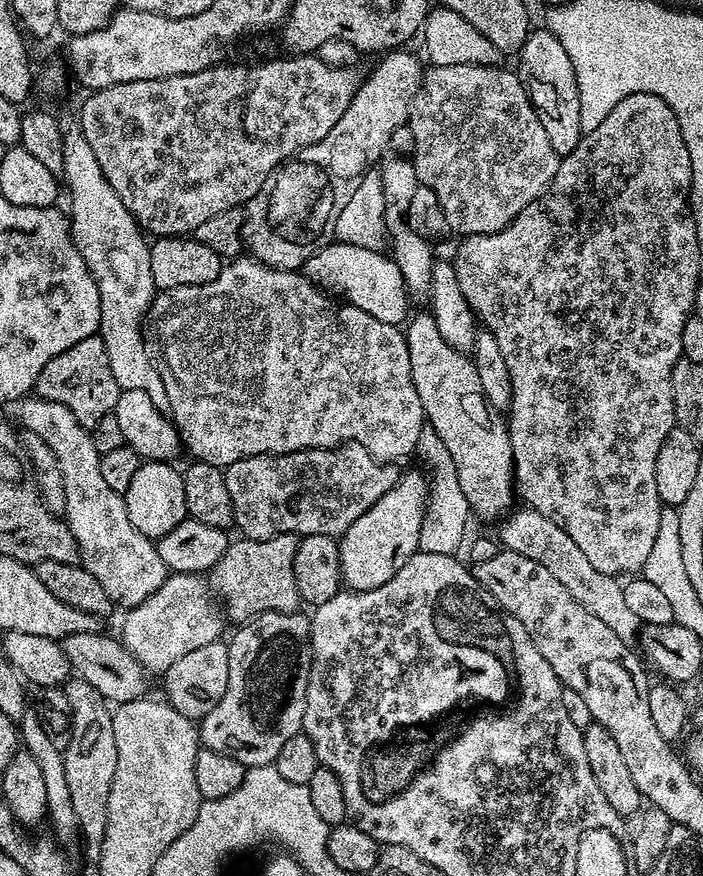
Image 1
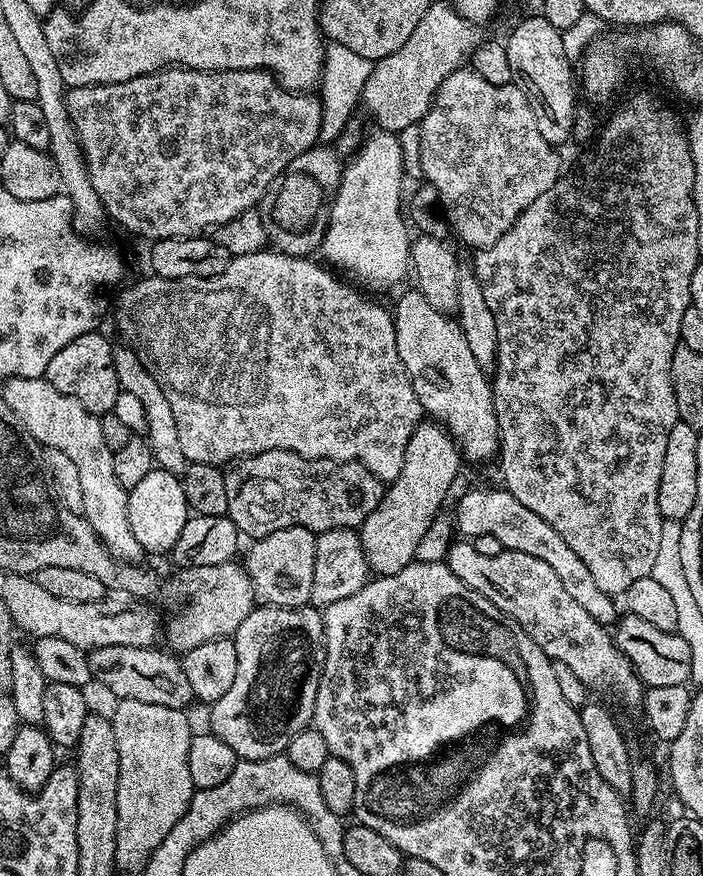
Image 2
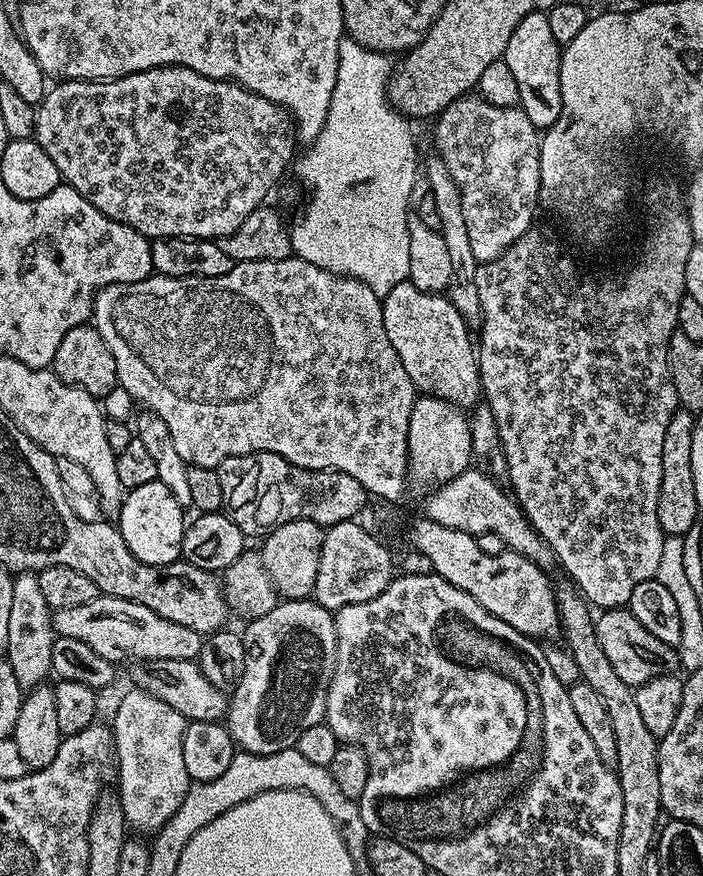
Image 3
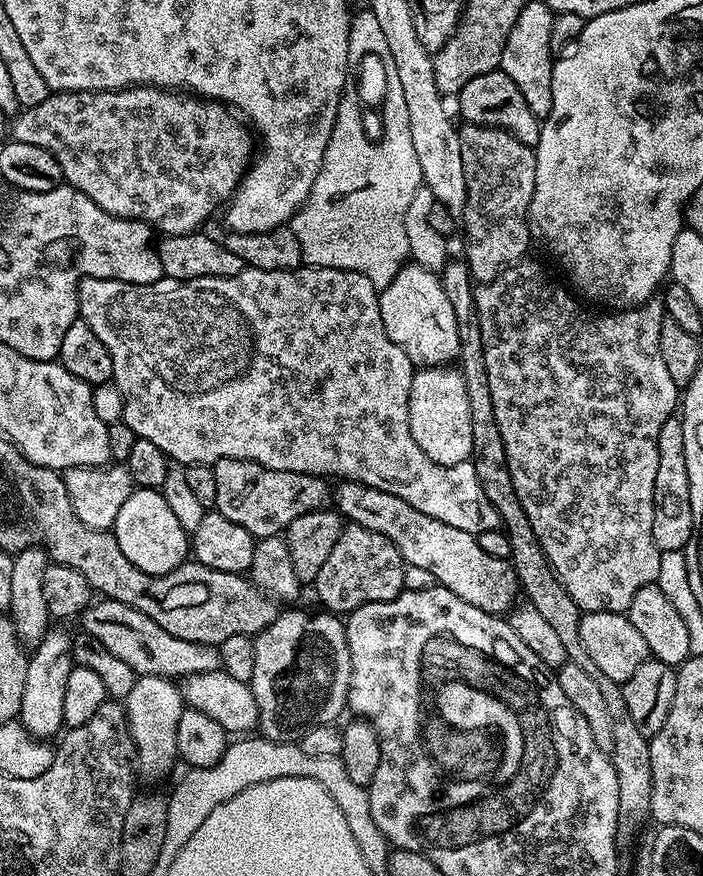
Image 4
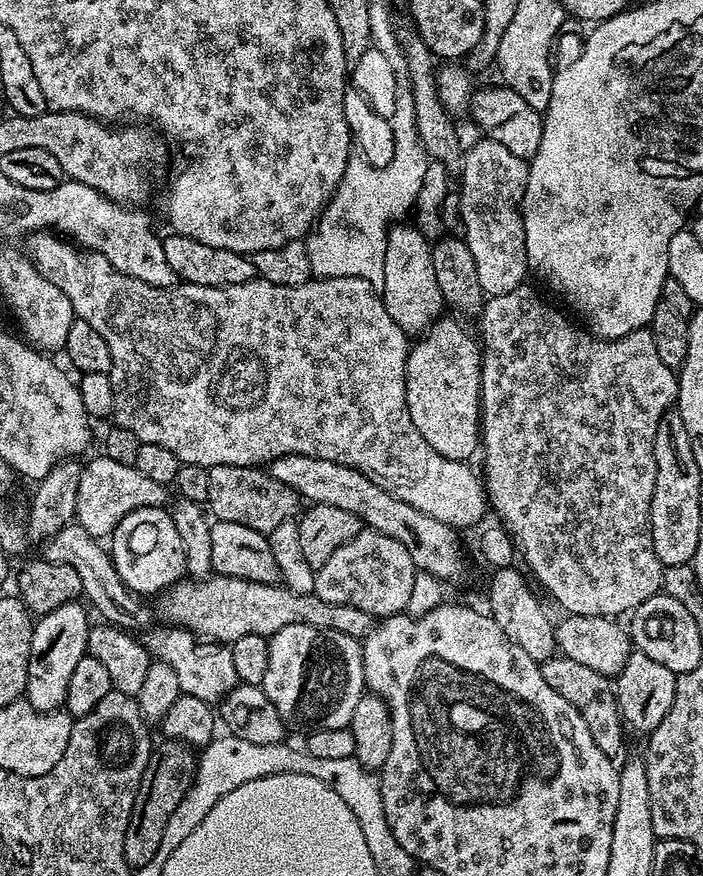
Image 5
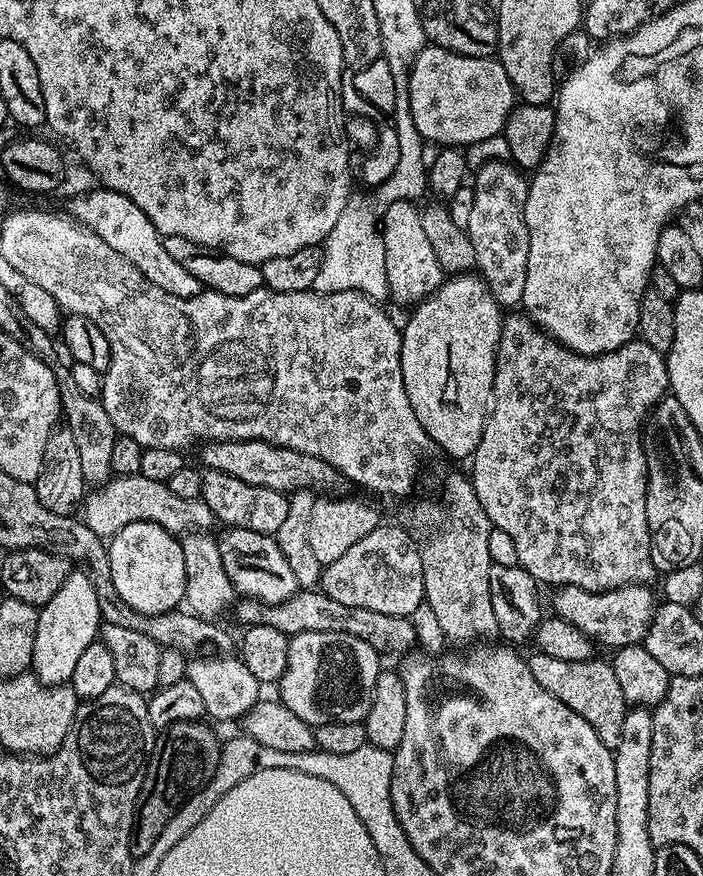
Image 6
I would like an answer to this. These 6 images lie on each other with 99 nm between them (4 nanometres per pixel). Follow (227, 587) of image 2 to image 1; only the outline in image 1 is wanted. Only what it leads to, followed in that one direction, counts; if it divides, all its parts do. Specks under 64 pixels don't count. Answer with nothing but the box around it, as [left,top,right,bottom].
[118,572,226,674]

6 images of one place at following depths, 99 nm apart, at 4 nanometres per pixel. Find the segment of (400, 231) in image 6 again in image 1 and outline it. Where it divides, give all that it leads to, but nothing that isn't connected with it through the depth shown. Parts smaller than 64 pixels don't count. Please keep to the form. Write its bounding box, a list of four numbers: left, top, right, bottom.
[404,310,518,521]

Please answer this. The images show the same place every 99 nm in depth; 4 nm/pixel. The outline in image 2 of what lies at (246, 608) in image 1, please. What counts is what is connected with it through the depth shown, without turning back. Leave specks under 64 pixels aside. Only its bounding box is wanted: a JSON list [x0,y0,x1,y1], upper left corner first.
[242,526,317,608]

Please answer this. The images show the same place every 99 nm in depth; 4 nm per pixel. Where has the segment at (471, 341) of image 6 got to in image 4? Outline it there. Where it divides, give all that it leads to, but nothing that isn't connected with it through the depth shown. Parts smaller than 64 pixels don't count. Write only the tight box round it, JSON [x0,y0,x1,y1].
[410,366,474,466]

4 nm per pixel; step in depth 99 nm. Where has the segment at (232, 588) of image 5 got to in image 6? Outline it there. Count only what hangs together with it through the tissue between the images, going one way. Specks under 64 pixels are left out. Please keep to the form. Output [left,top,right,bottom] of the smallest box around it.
[235,590,417,654]

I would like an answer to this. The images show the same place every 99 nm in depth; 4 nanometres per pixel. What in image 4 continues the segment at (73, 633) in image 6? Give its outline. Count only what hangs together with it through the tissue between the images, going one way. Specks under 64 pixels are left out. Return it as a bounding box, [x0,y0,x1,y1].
[18,630,73,742]

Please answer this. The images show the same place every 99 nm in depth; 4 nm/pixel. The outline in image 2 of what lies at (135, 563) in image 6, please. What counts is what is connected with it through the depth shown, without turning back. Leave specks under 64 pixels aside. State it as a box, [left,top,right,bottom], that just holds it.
[128,466,190,553]

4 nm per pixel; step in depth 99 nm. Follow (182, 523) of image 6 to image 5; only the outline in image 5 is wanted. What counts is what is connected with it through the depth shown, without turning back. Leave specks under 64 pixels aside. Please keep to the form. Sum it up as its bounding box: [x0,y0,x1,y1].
[74,454,169,538]

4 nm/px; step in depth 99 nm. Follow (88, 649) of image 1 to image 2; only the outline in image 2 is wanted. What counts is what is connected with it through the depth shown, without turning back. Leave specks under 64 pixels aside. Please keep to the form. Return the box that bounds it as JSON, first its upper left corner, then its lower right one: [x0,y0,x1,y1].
[88,646,193,710]

